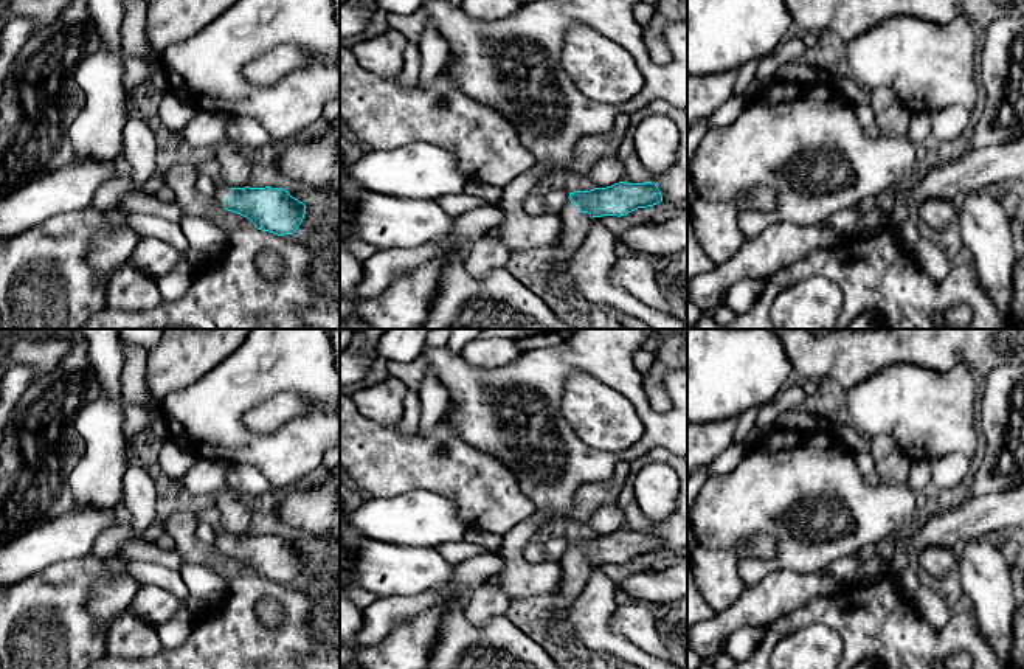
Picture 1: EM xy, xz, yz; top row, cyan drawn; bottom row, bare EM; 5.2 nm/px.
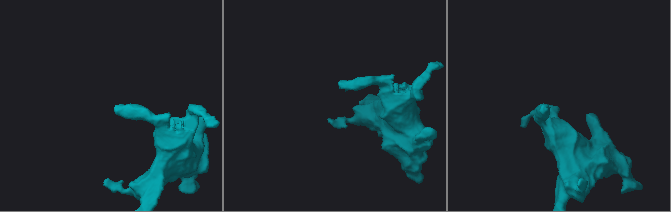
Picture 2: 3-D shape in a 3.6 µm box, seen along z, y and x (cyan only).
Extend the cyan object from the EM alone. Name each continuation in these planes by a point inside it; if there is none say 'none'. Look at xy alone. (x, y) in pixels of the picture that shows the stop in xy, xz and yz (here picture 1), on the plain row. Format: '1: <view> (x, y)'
1: xy (222, 539)

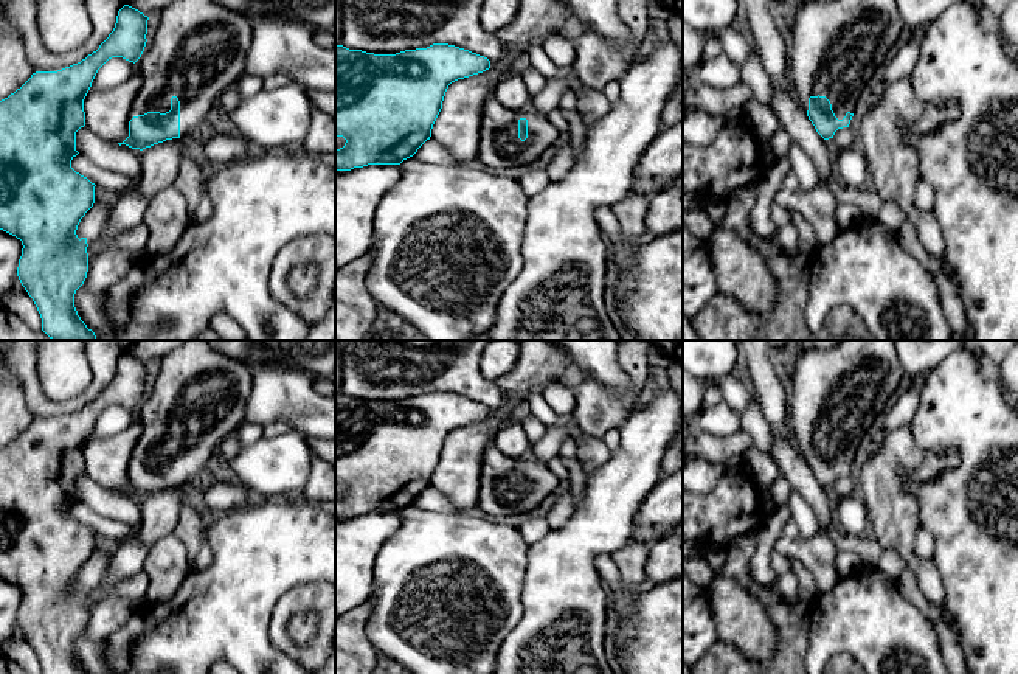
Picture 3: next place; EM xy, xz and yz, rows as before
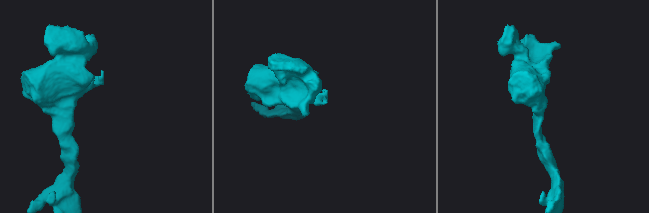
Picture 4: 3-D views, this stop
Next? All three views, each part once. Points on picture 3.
1: xy (199, 396)

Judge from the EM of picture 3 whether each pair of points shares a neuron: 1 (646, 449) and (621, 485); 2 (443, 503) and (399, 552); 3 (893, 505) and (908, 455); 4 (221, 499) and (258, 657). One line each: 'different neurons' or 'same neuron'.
1: same neuron
2: different neurons
3: same neuron
4: different neurons

